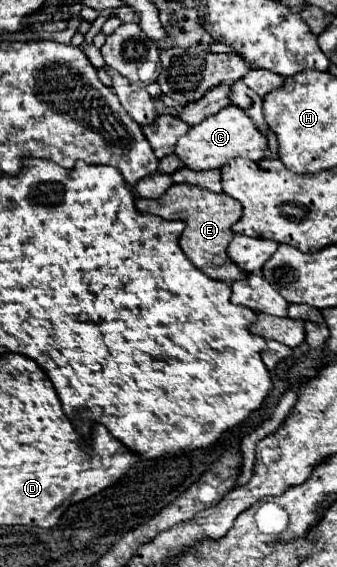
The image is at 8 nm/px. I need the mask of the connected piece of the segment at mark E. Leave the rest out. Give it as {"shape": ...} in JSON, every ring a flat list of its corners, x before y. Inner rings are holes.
{"shape":[[171,185,159,199,137,199,137,209,141,213,153,213,163,219,177,219,183,217,187,227,181,235,181,249,187,255,187,259,205,275,213,279,223,279,227,283,233,283,237,279,247,277,247,273,227,257,227,245,233,239,233,223,241,217,241,203,227,193,211,193,207,189,195,187,195,185]]}

